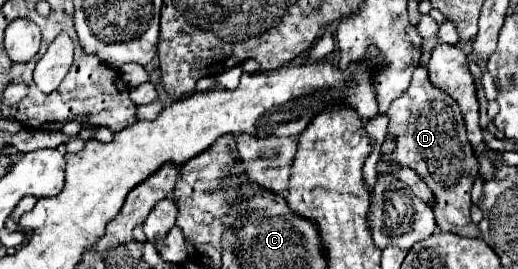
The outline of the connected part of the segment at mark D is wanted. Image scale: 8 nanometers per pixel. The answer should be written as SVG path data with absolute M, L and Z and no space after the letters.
M426 67L414 69L410 87L392 101L388 109L388 137L394 137L394 151L392 161L414 169L420 179L430 187L434 195L434 217L436 225L442 231L452 231L458 235L478 237L482 239L480 229L470 219L470 189L478 177L478 159L472 151L470 141L466 139L466 125L458 105L452 103L454 99L430 85Z

